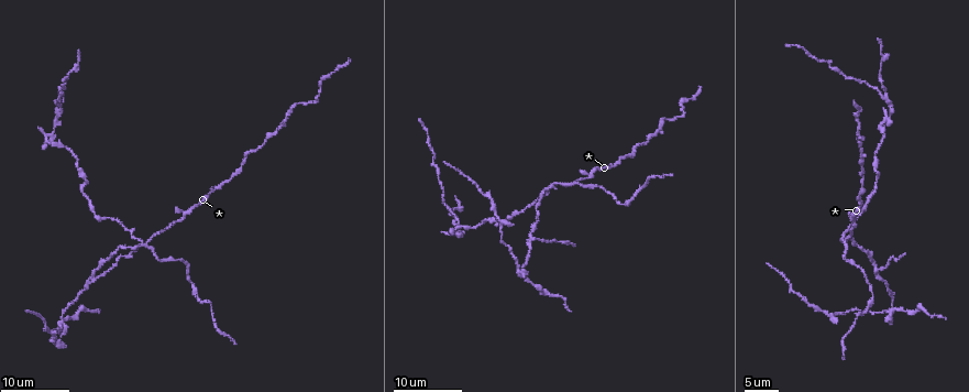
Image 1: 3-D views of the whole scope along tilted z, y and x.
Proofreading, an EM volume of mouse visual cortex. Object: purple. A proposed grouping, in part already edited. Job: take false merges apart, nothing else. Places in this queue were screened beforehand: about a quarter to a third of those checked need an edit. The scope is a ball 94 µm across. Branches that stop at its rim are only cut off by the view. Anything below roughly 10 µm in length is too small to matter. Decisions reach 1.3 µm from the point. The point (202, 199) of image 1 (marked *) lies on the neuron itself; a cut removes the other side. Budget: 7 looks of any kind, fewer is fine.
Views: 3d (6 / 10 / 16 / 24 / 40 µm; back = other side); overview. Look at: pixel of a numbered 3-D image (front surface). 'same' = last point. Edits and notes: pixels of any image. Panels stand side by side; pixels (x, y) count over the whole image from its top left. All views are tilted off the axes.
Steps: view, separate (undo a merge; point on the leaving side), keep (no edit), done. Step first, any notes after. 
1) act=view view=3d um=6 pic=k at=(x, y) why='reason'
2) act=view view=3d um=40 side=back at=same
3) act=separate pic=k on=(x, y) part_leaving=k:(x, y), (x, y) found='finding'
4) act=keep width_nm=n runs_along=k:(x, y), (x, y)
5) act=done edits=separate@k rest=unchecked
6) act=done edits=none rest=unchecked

act=view view=3d um=16 pic=1 at=(592, 177) why='three-way junction'

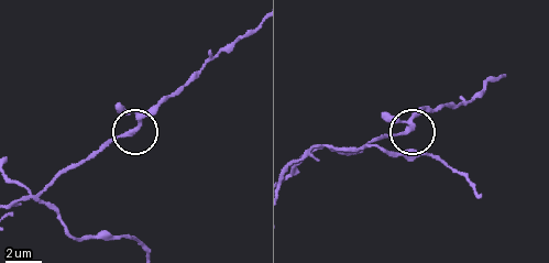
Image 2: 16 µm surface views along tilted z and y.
act=view view=3d um=10 pic=2 at=(409, 129)

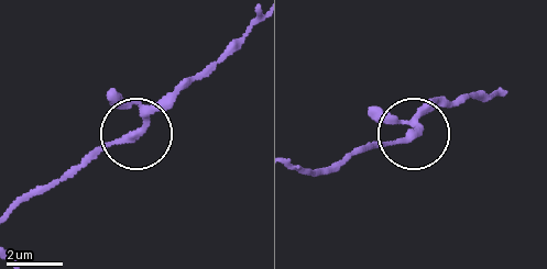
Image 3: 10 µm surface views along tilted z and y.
act=view view=3d um=10 side=back pic=3 at=(132, 135)

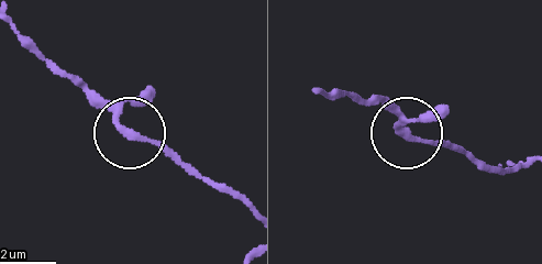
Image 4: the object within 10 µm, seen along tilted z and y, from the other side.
act=keep runs_along=4:(349, 94), (379, 101), (398, 125), (423, 140), (466, 150) found='all the same neuron'

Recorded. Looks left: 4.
act=view view=3d um=16 pic=1 at=(557, 183) why='looks like a crossing'

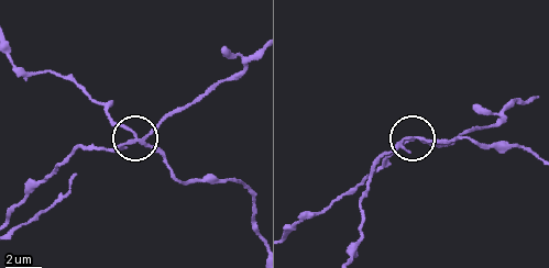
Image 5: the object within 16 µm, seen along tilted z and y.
act=view view=3d um=10 pic=5 at=(413, 139)

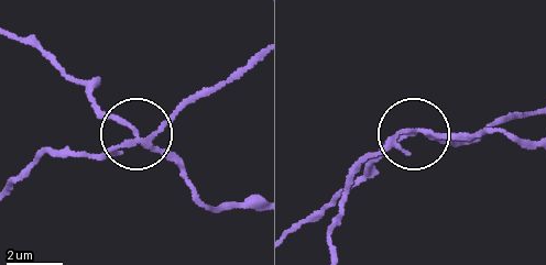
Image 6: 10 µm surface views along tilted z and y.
act=view view=3d um=10 side=back pic=6 at=(134, 136) why='other side'

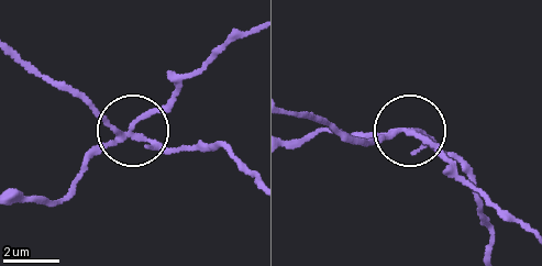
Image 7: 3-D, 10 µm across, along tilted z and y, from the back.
act=separate pic=7 on=(161, 110) width_nm=160 part_leaving=7:(126, 131), (249, 34) found='a second neuron is stuck on'

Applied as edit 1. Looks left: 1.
act=done edits=separate@7 rest=unchecked

